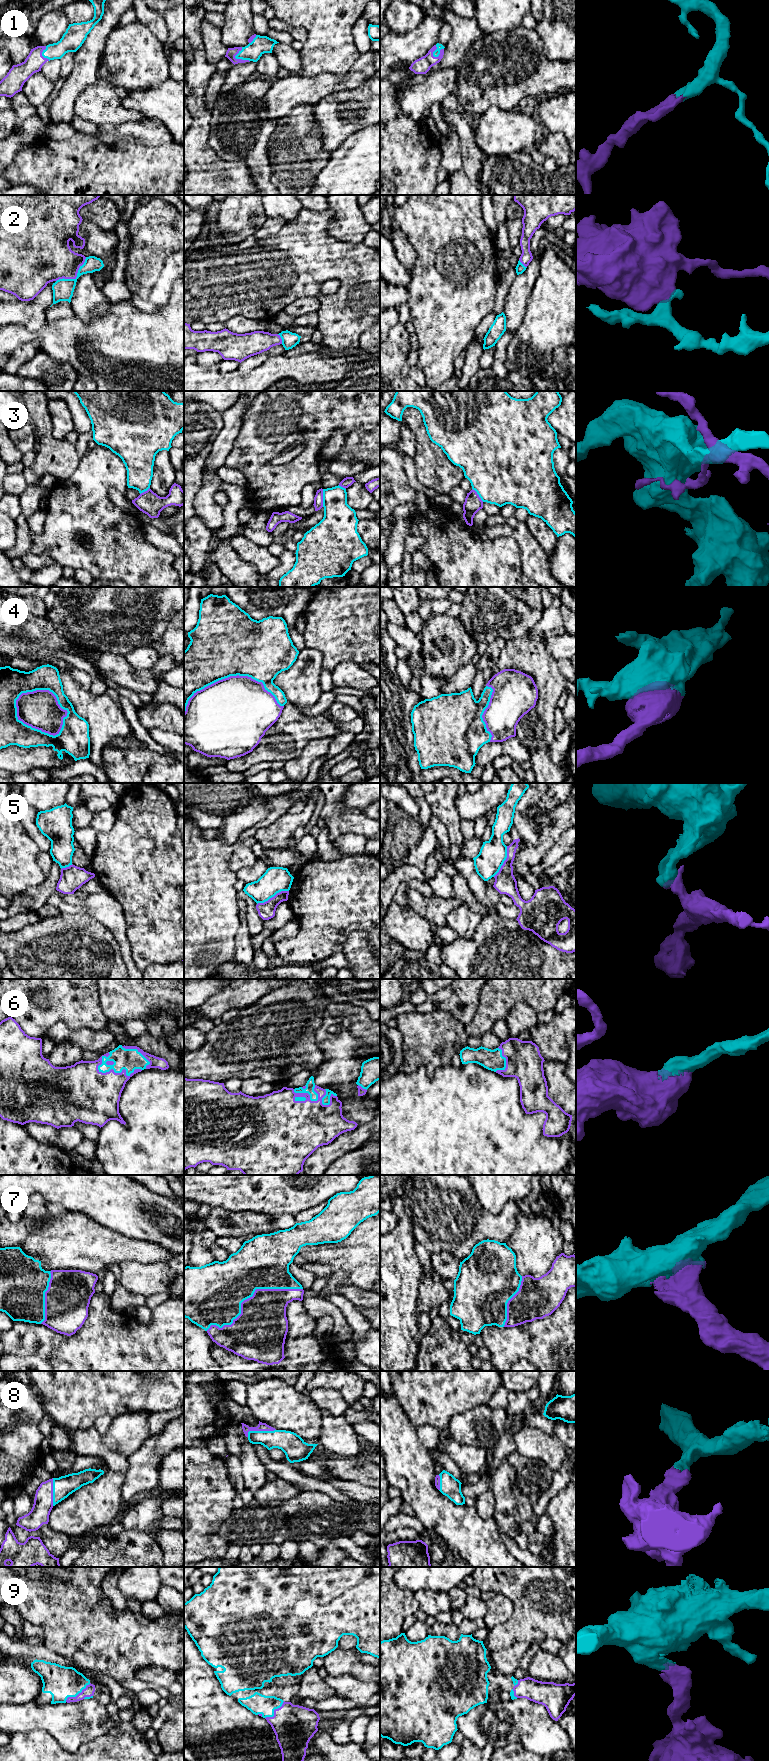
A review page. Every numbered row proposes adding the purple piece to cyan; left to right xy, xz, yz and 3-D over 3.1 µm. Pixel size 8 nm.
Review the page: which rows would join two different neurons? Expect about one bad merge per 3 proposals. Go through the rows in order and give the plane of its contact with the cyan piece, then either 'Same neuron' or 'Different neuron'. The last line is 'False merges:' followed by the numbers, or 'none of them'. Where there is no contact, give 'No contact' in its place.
1: Touches cyan in xz. Same neuron
2: Touches cyan in xy. Different neuron
3: Touches cyan in xz. Different neuron
4: Touches cyan in xy. Same neuron
5: Touches cyan in xz. Different neuron
6: Touches cyan in xy. Same neuron
7: Touches cyan in xz. Same neuron
8: Touches cyan in xz. Same neuron
9: Touches cyan in xy. Same neuron
False merges: 2, 3, 5

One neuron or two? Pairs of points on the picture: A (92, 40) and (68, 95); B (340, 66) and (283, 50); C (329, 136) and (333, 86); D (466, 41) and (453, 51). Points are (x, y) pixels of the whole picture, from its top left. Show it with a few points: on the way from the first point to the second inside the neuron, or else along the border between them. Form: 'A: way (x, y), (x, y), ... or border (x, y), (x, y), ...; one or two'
A: way (89, 54), (86, 58), (84, 73), (77, 81); one
B: border (299, 51), (300, 70), (297, 73); two
C: border (355, 87), (328, 94), (313, 106); two
D: way (463, 41), (456, 48); one

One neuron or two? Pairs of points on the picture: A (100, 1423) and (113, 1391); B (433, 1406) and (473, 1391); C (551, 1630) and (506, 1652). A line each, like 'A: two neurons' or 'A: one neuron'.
A: two neurons
B: one neuron
C: one neuron

